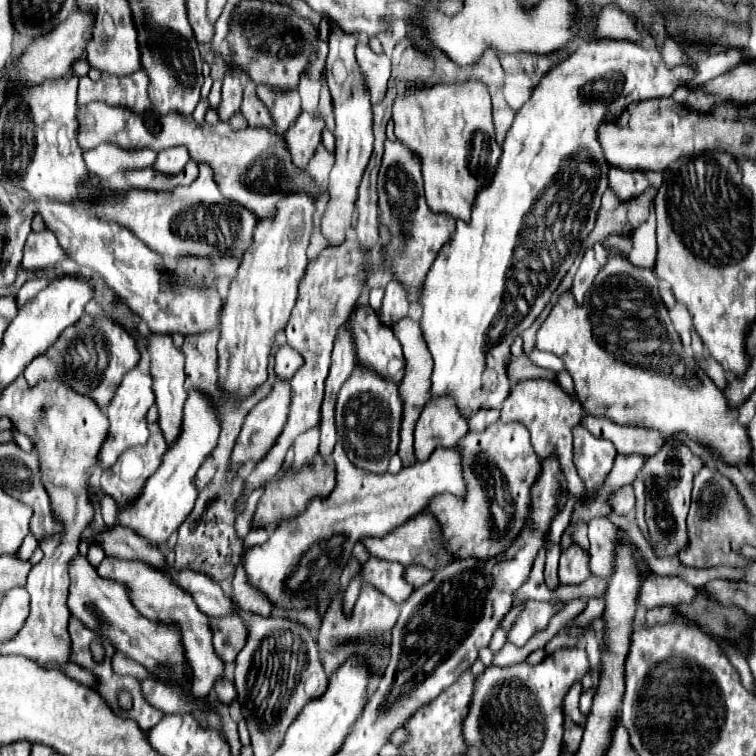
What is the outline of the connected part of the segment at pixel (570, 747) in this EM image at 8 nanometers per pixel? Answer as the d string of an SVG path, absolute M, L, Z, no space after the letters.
M564 715L564 717L566 717L566 723L564 723L564 749L568 753L576 755L578 749L580 749L580 743L582 743L582 731L584 729L576 723L572 723L572 719L568 715Z

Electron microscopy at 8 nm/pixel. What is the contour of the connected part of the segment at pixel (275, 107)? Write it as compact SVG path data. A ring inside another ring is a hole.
M258 85L256 91L274 117L276 123L274 131L284 133L300 115L298 91L286 91L286 95L282 95L282 91L276 91L274 87L262 87L262 85Z

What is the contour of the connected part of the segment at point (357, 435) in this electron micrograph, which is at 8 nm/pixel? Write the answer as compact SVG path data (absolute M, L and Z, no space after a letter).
M356 367L352 377L344 383L336 401L336 429L338 441L344 445L350 461L366 471L384 473L390 457L398 451L398 431L402 421L402 401L396 383L380 375Z

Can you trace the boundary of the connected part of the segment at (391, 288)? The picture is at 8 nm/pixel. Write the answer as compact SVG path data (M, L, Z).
M392 279L386 285L384 303L382 303L382 309L380 309L380 321L384 325L394 325L398 319L408 315L408 309L410 309L408 291L404 287L400 287L400 283L396 279Z

